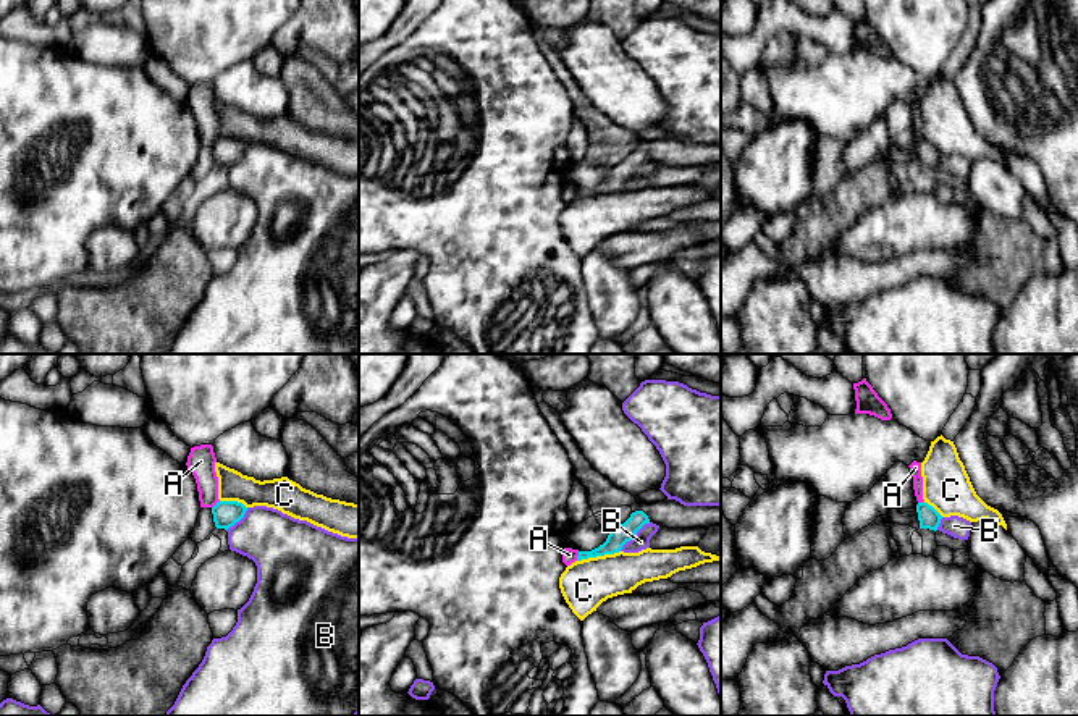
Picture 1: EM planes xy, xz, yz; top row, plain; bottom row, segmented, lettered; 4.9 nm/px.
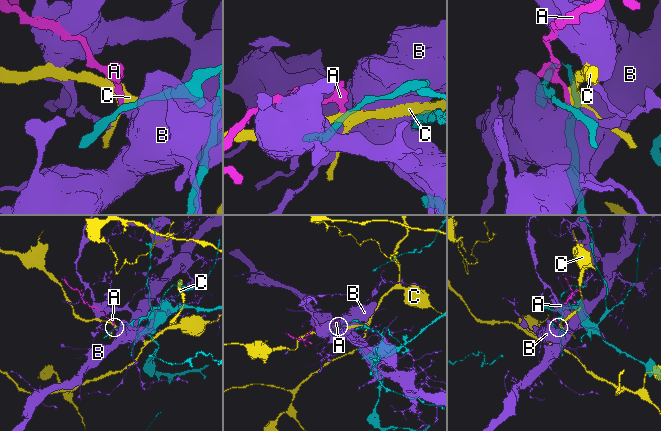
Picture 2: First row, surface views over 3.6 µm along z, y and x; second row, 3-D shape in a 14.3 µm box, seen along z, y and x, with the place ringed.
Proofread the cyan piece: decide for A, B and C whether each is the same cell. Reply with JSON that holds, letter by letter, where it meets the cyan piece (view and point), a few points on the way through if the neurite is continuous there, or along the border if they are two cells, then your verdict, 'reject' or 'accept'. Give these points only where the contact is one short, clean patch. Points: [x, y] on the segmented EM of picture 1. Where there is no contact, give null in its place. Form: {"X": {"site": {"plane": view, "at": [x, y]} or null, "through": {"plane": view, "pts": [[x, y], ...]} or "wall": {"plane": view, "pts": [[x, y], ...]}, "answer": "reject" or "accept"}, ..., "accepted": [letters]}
{"A": {"site": {"plane": "xz", "at": [577, 556]}, "wall": {"plane": "xz", "pts": [[579, 551], [576, 560]]}, "answer": "reject"}, "B": {"site": {"plane": "xz", "at": [634, 535]}, "answer": "reject"}, "C": {"site": {"plane": "xz", "at": [598, 555]}, "answer": "reject"}, "accepted": []}

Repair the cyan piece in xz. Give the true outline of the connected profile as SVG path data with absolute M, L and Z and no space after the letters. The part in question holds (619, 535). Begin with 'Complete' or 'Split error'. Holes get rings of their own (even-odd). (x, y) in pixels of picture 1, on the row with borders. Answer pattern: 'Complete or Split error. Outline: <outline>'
Complete. Outline: M643 511L632 512L624 524L611 529L603 545L592 551L579 551L577 561L619 553L645 524L650 524L650 519Z

